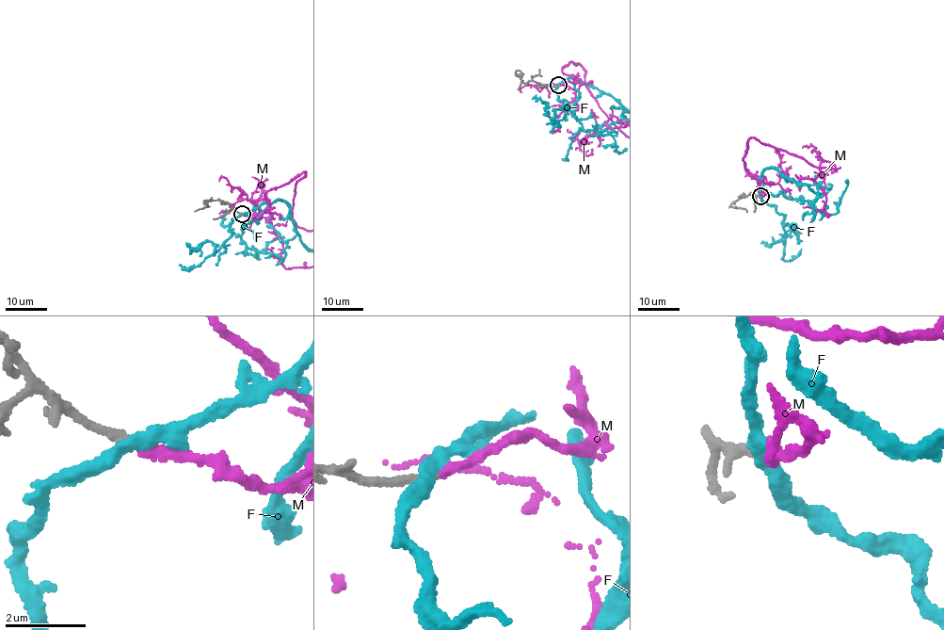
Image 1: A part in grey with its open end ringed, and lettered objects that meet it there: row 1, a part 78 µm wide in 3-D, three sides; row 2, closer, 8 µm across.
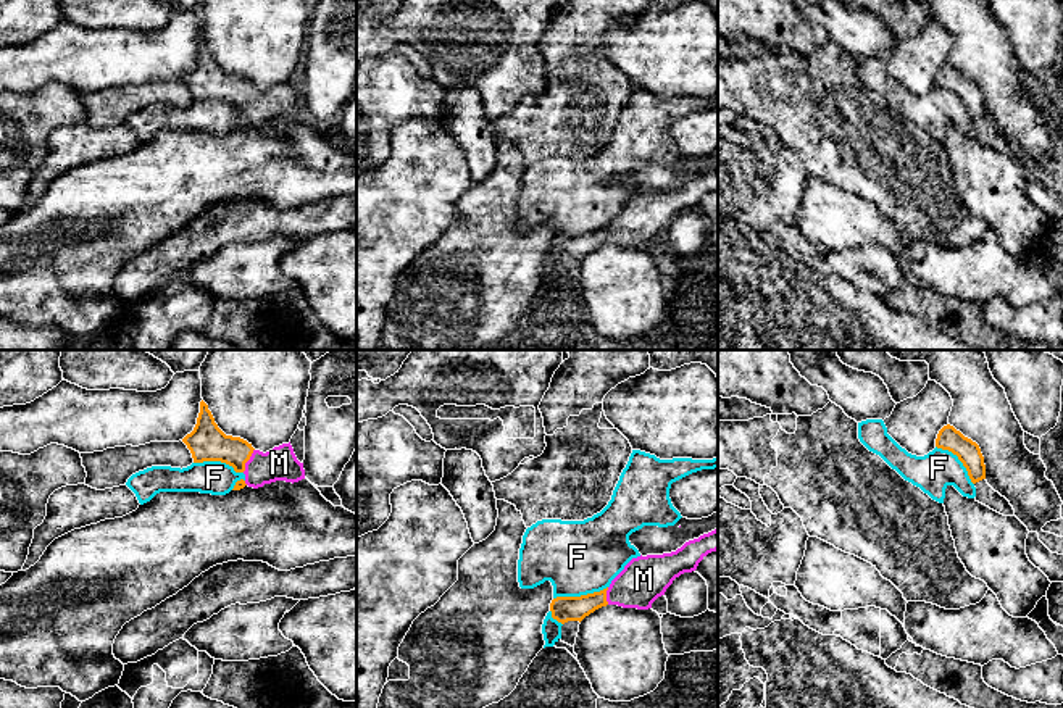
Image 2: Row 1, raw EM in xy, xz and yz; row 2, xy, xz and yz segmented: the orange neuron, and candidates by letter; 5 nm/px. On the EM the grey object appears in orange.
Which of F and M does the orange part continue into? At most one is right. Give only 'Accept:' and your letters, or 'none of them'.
Accept: M

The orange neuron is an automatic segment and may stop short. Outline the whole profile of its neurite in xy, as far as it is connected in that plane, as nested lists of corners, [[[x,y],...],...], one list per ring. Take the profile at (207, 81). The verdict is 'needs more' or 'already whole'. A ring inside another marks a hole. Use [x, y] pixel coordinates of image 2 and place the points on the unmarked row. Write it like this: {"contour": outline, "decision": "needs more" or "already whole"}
{"contour": [[[203,39],[197,63],[182,81],[190,89],[194,102],[221,100],[232,105],[236,111],[244,111],[245,116],[237,119],[232,129],[245,124],[258,127],[276,119],[294,123],[305,118],[303,102],[297,98],[290,81],[266,92],[255,89],[247,79],[226,74]]], "decision": "needs more"}

